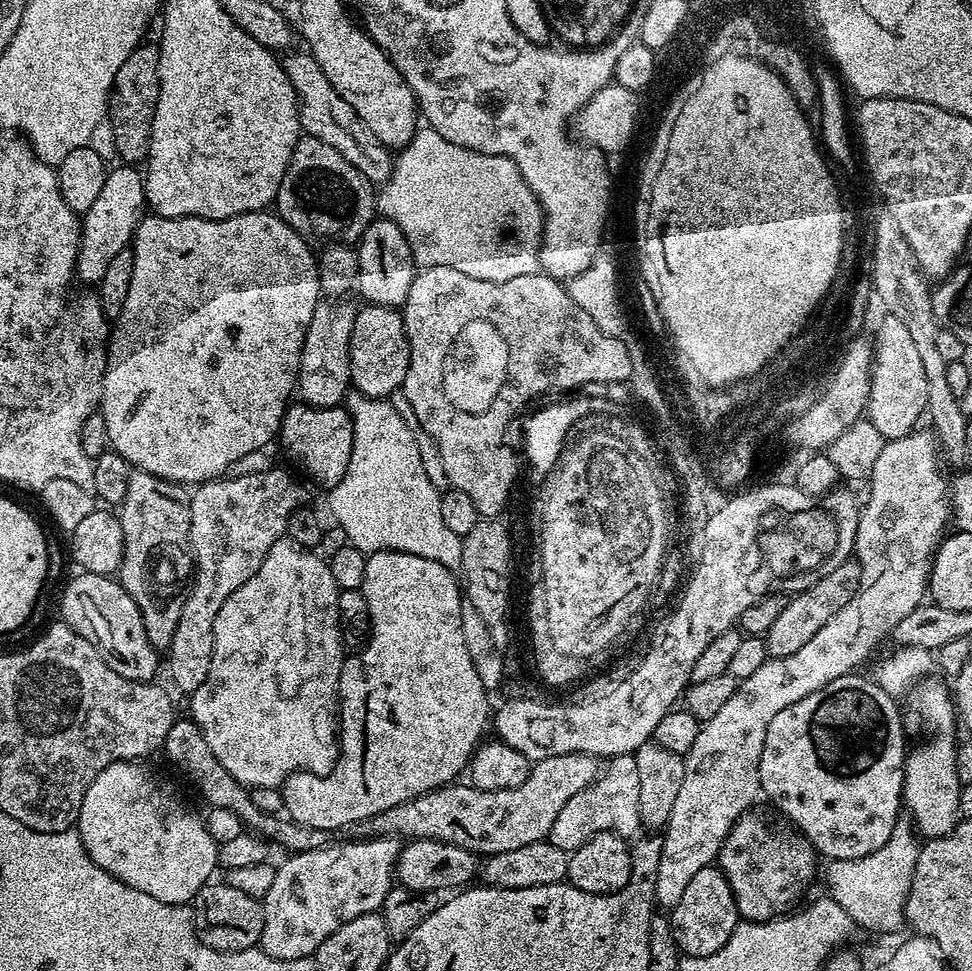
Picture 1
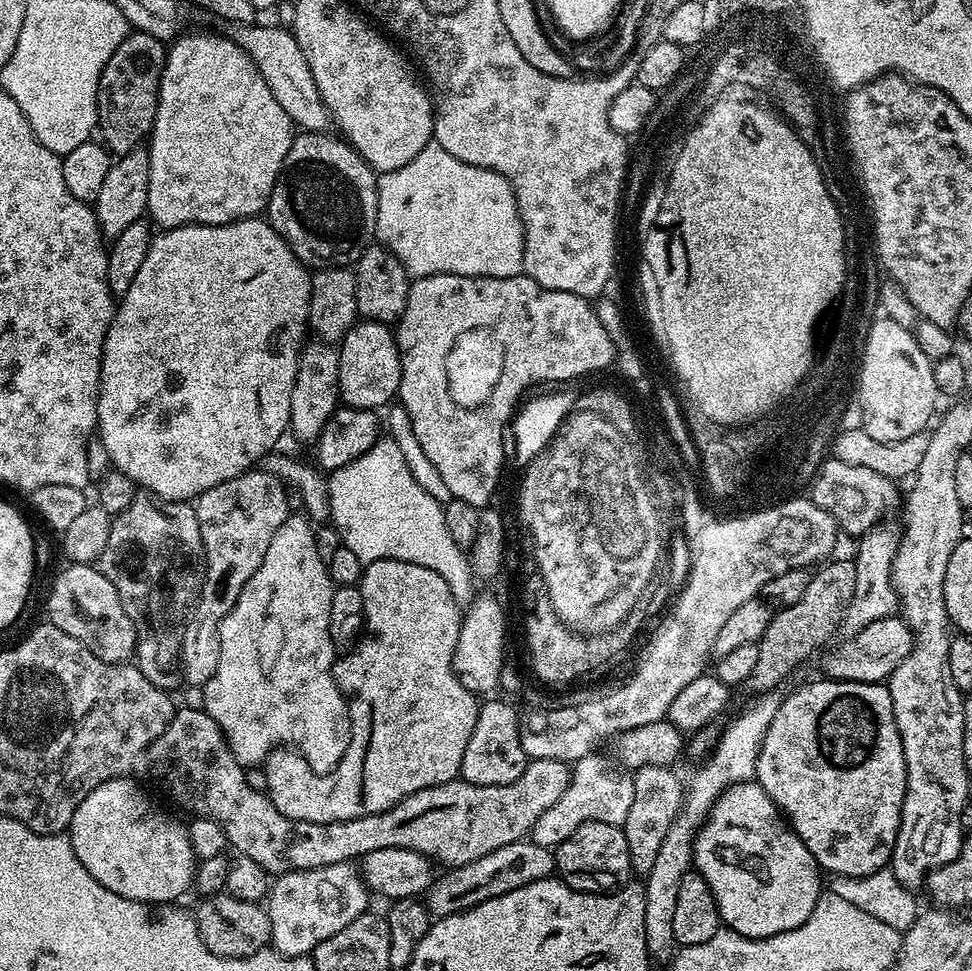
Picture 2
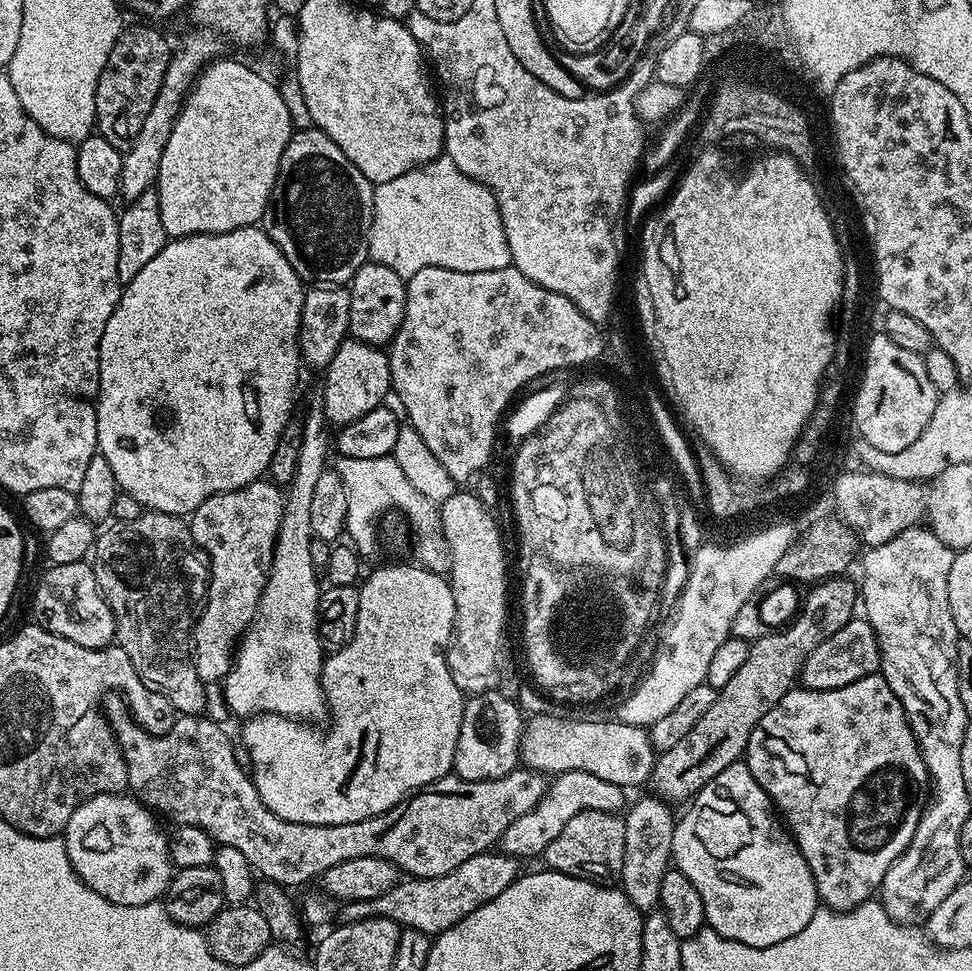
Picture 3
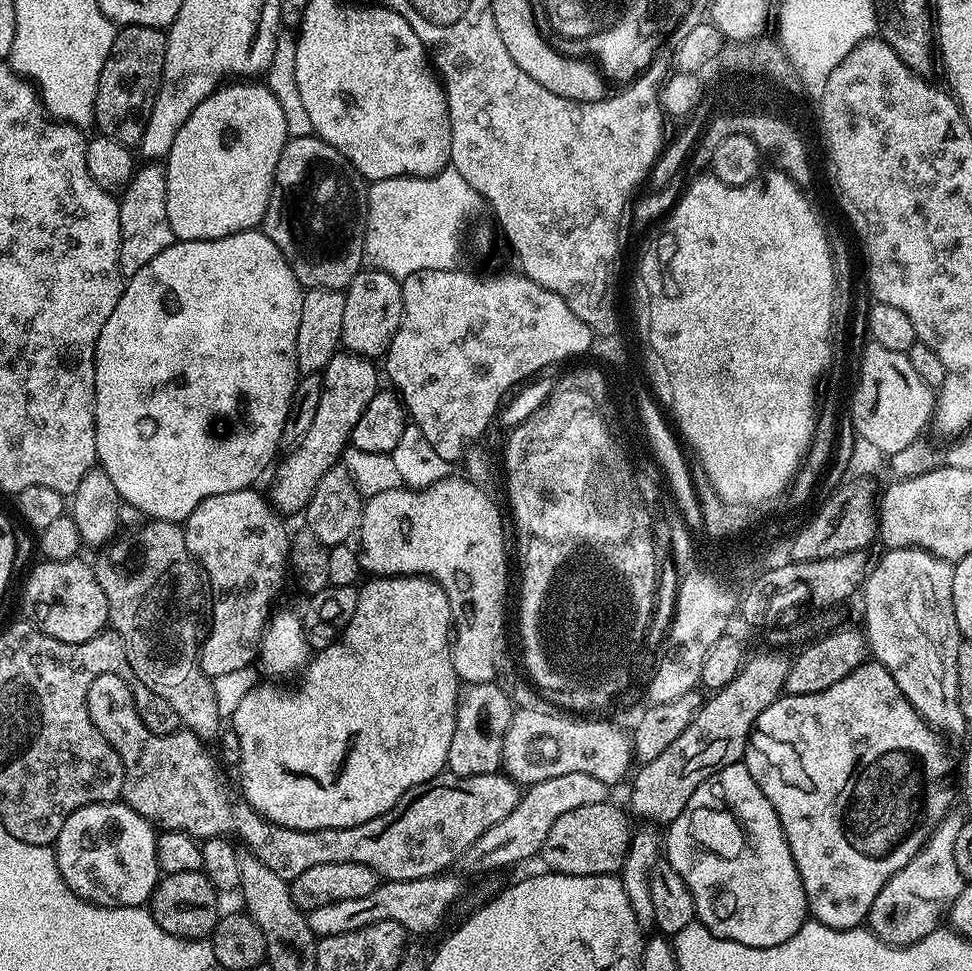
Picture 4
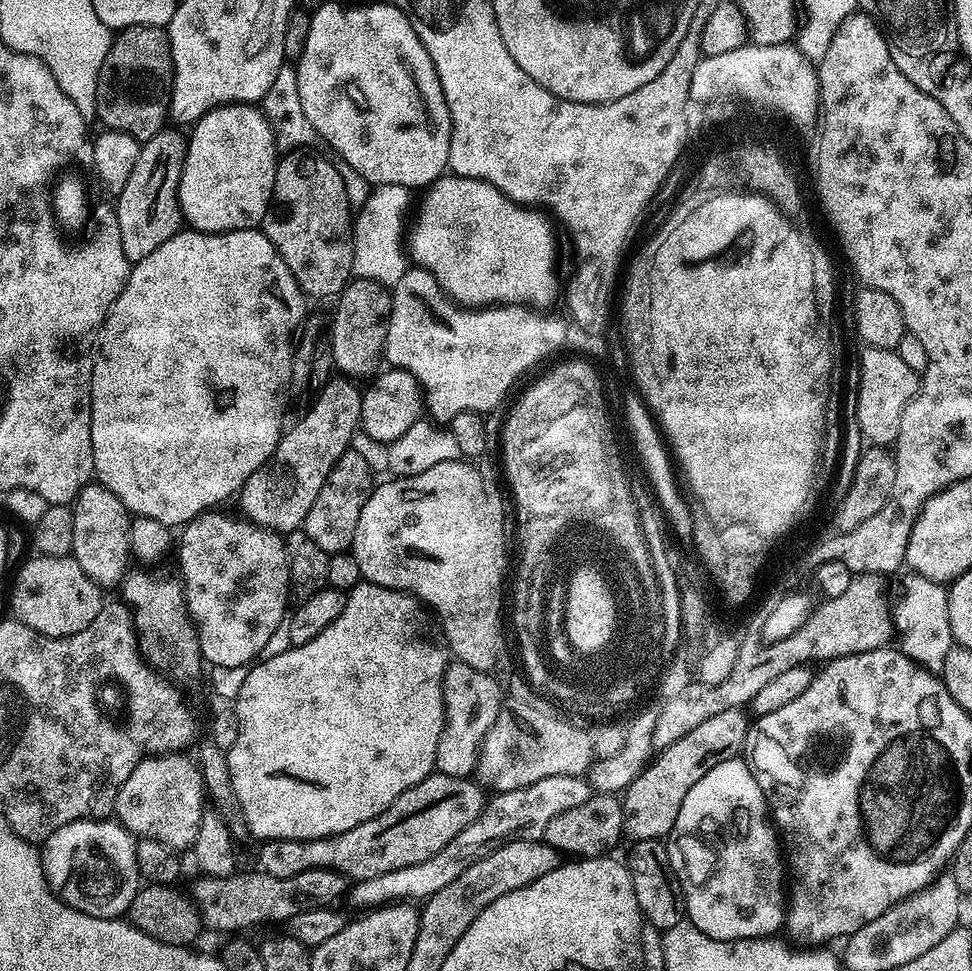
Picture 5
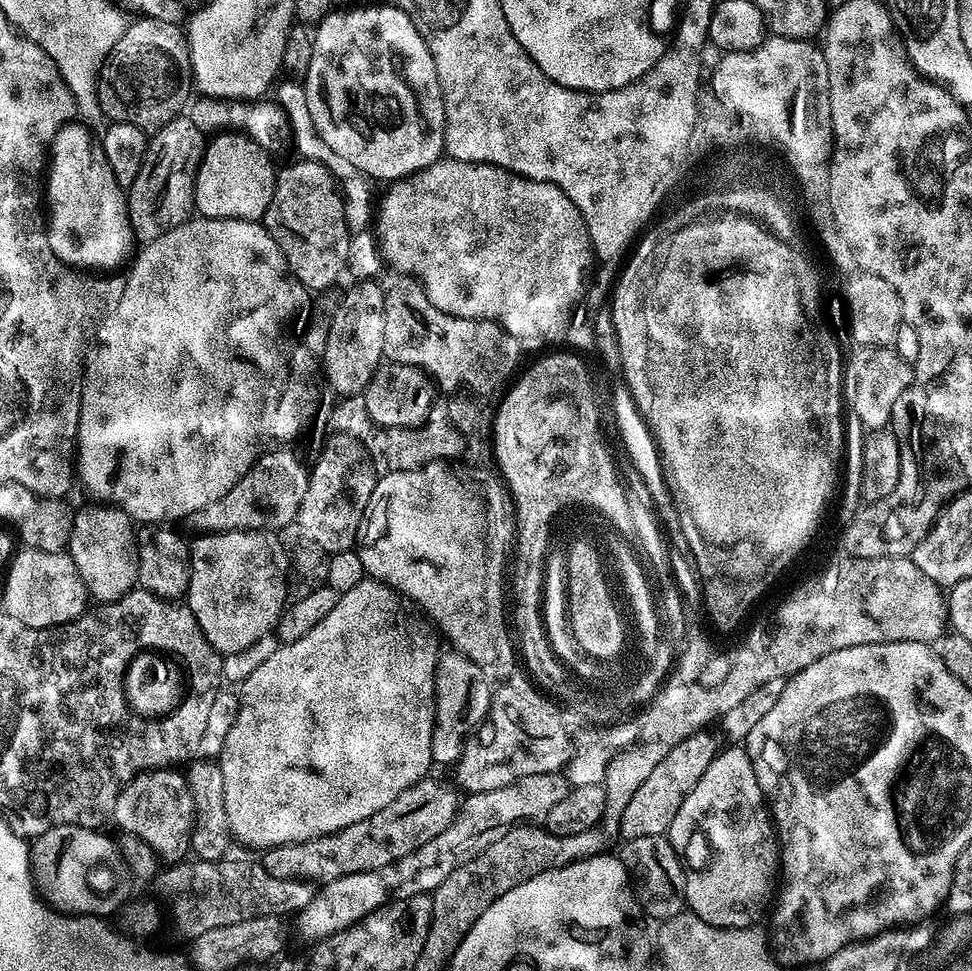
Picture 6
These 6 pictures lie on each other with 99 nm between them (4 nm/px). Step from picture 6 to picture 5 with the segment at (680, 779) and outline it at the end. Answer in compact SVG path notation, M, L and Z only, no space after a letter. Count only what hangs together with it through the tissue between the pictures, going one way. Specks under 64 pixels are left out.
M739 708L722 710L722 714L706 718L706 722L701 722L695 730L690 730L690 734L685 734L678 738L678 742L655 753L654 759L622 793L624 836L630 838L629 841L663 841L672 833L678 810L682 810L682 798L690 794L690 786L694 786L694 782L698 782L698 778L702 778L706 770L714 770L718 762L734 760L741 755L750 736L750 720L744 714Z

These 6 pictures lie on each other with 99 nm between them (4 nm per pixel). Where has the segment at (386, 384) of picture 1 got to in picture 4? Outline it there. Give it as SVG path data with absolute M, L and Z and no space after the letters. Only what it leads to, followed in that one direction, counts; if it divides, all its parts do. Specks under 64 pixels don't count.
M347 350L337 351L330 358L329 364L322 371L322 396L310 430L300 443L287 453L288 457L275 465L271 473L272 485L269 486L268 492L266 491L266 496L277 513L303 513L318 482L322 482L322 474L326 474L326 470L333 468L343 457L345 448L349 447L354 426L358 426L358 418L362 418L362 410L370 406L370 398L374 398L374 394L381 387L381 373L378 368L376 373L372 364L375 363L369 357L356 356Z

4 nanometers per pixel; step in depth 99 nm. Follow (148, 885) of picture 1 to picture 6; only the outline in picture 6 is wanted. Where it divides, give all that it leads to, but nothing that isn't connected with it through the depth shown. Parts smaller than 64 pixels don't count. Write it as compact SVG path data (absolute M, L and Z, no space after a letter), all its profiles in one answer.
M63 824L46 830L46 834L35 837L31 841L32 881L36 883L36 891L40 893L45 904L49 904L56 911L65 914L101 918L108 918L111 912L125 907L126 901L129 899L128 891L134 886L130 879L130 868L125 863L121 845L117 841L112 841L110 837L103 836L102 833L103 831L83 828L77 824Z

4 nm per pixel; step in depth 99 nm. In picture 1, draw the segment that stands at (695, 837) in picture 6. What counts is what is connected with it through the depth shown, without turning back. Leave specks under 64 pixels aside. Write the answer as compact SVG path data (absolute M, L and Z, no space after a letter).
M749 810L736 820L720 848L718 867L730 882L737 913L744 920L775 920L785 915L816 876L816 849L795 831L787 831L771 828L756 810Z

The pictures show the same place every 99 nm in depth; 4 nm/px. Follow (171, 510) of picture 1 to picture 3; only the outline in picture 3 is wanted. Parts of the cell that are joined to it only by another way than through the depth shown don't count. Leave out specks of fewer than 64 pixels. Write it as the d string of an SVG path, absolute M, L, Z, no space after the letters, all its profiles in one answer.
M145 510L138 518L112 522L108 526L105 532L101 531L97 535L94 545L96 560L91 561L91 566L101 594L112 607L118 646L126 650L138 678L147 688L167 698L177 713L199 716L209 707L210 698L204 680L198 678L194 659L194 633L196 621L208 599L210 569L200 547L194 542L189 521L165 512Z

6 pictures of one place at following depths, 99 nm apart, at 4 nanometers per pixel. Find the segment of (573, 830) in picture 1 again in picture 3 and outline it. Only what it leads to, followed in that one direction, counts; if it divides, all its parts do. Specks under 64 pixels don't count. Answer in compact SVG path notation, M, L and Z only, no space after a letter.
M582 770L559 773L549 783L548 793L534 807L526 810L522 818L506 826L506 830L500 835L499 851L517 858L543 857L546 846L550 846L550 842L558 838L558 833L566 827L566 822L570 822L570 818L574 818L574 814L582 814L582 810L619 813L625 807L624 796L626 796L625 789L620 788L614 782L606 782L603 778L596 777L595 774L586 774Z

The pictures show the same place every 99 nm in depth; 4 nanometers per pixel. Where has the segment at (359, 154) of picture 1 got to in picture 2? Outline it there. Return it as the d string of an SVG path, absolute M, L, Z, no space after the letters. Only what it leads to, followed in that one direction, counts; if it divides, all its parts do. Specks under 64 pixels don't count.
M272 22L260 23L225 23L222 32L252 59L254 66L258 66L262 78L266 78L266 86L270 86L270 94L278 98L278 106L286 110L297 129L306 132L328 132L330 117L326 110L326 102L322 102L318 88L314 86L314 76L310 74L310 64L306 62L302 46L298 46L296 37L289 29L281 28Z

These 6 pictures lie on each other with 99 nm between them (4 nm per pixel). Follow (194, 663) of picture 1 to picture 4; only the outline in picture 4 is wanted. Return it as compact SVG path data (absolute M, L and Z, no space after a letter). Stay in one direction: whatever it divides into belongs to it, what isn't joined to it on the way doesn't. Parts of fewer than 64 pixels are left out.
M255 487L243 488L242 490L234 490L230 494L214 494L210 498L203 500L194 510L194 514L190 514L187 520L183 521L182 527L184 537L186 538L186 546L190 550L190 554L195 558L197 565L202 569L203 575L206 577L206 584L212 587L212 629L209 630L208 636L203 637L200 646L200 665L207 676L215 677L220 674L233 673L234 670L242 670L251 665L251 660L257 659L260 642L264 638L264 629L267 628L270 617L273 615L272 603L276 600L276 595L280 592L280 587L284 584L284 571L289 571L289 529L284 529L281 517L275 508L263 495L256 493Z

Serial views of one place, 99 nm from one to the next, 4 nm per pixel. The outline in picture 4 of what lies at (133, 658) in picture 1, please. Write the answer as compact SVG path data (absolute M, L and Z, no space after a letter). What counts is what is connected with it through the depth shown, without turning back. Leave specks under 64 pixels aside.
M83 559L46 560L32 568L28 581L24 584L24 612L36 629L45 632L58 642L81 644L98 633L105 631L109 623L106 594L98 586L93 565L83 564Z

